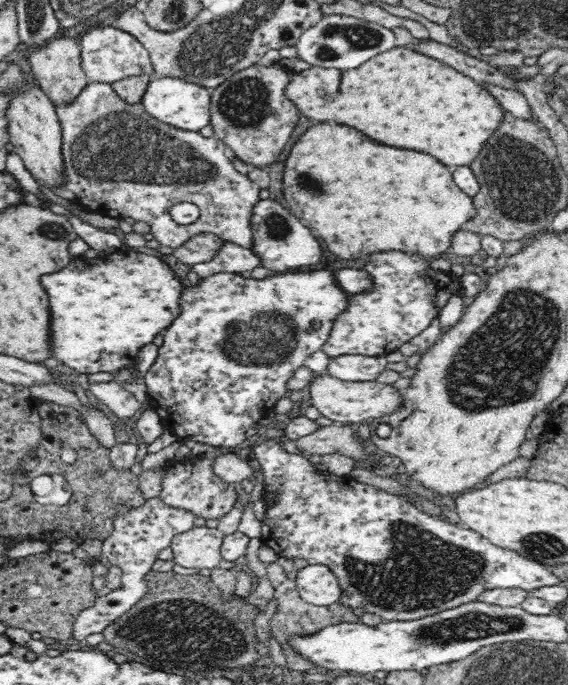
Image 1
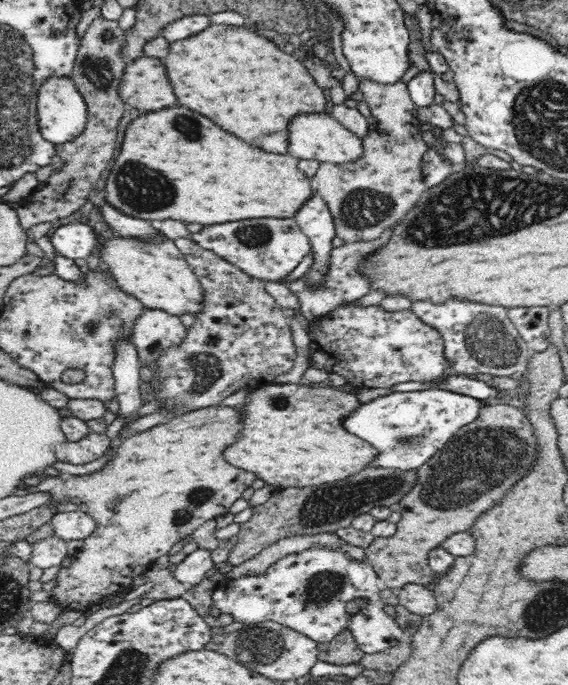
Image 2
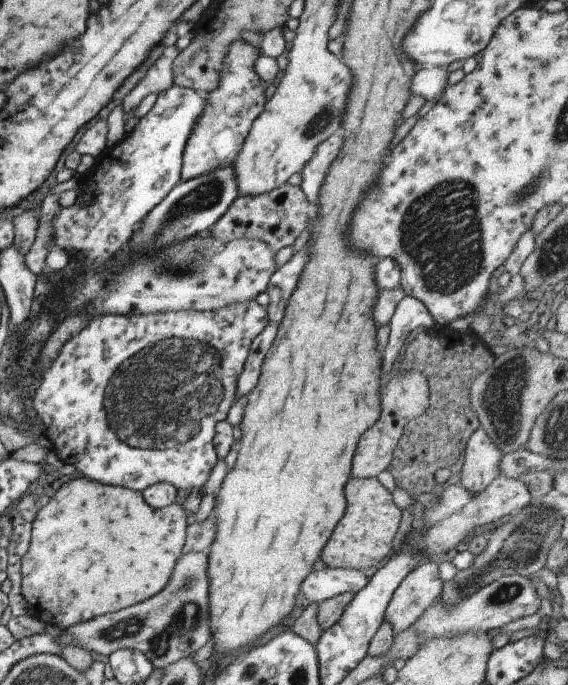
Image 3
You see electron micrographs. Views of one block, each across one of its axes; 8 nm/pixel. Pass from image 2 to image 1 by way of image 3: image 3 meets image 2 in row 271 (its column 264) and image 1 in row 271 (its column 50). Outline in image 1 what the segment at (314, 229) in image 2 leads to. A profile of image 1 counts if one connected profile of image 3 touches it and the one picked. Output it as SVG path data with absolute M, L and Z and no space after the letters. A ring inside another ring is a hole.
M400 250L368 256L363 270L372 277L374 286L362 294L350 295L344 314L335 319L330 336L321 350L329 357L385 357L424 332L432 320L439 317L449 298L460 294L461 288L459 276L434 270L430 265L424 256L406 254Z

